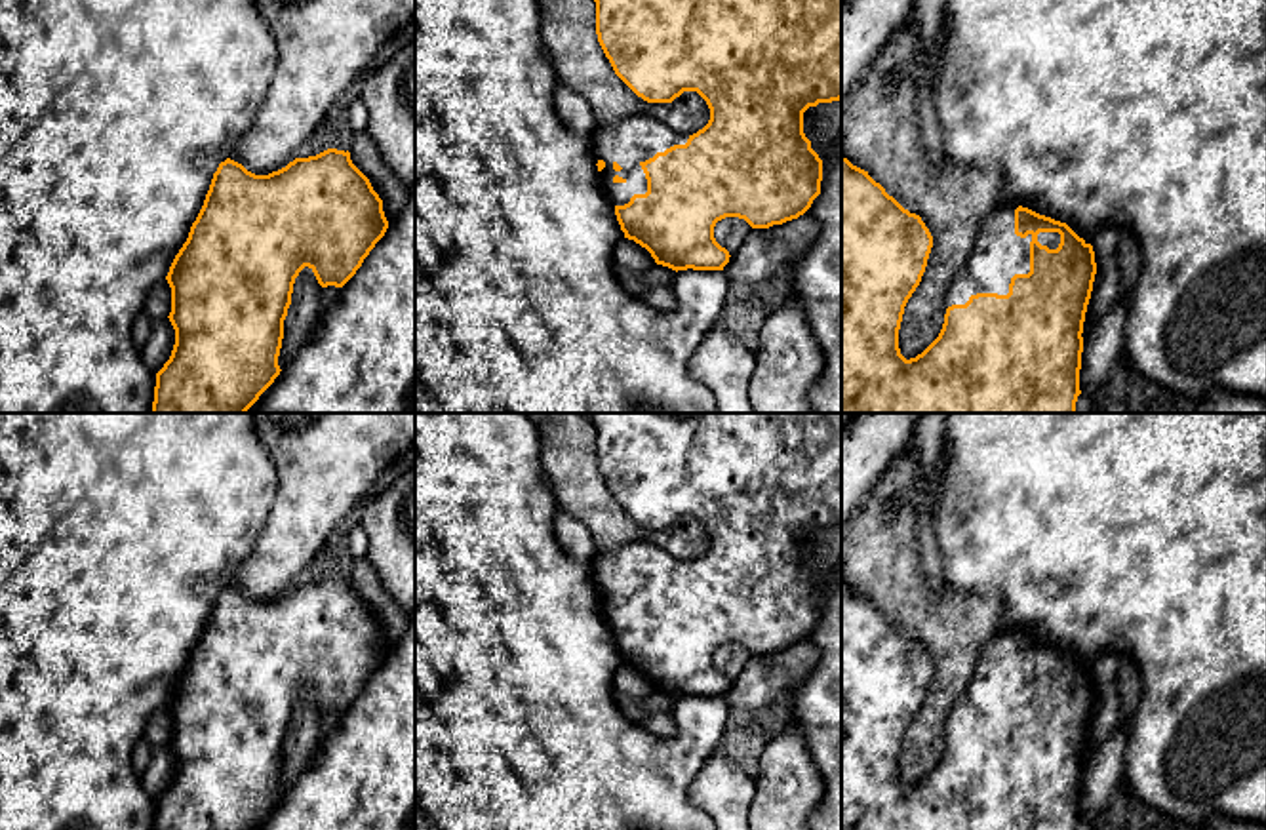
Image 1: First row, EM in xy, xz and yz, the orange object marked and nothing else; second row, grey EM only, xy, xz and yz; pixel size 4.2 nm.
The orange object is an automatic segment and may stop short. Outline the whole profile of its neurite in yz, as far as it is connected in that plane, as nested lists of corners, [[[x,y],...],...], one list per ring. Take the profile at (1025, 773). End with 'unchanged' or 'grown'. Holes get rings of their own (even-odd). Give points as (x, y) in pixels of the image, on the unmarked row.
[[[841,581],[841,830],[1076,830],[1083,779],[1083,748],[1097,701],[1093,672],[1066,649],[1039,642],[1028,634],[998,630],[982,647],[973,676],[946,718],[946,741],[939,763],[916,784],[906,786],[899,775],[899,756],[904,733],[927,693],[933,662],[920,642],[904,636],[868,598],[853,592]]] | grown

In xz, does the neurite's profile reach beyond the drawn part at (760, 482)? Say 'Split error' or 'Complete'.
Split error

